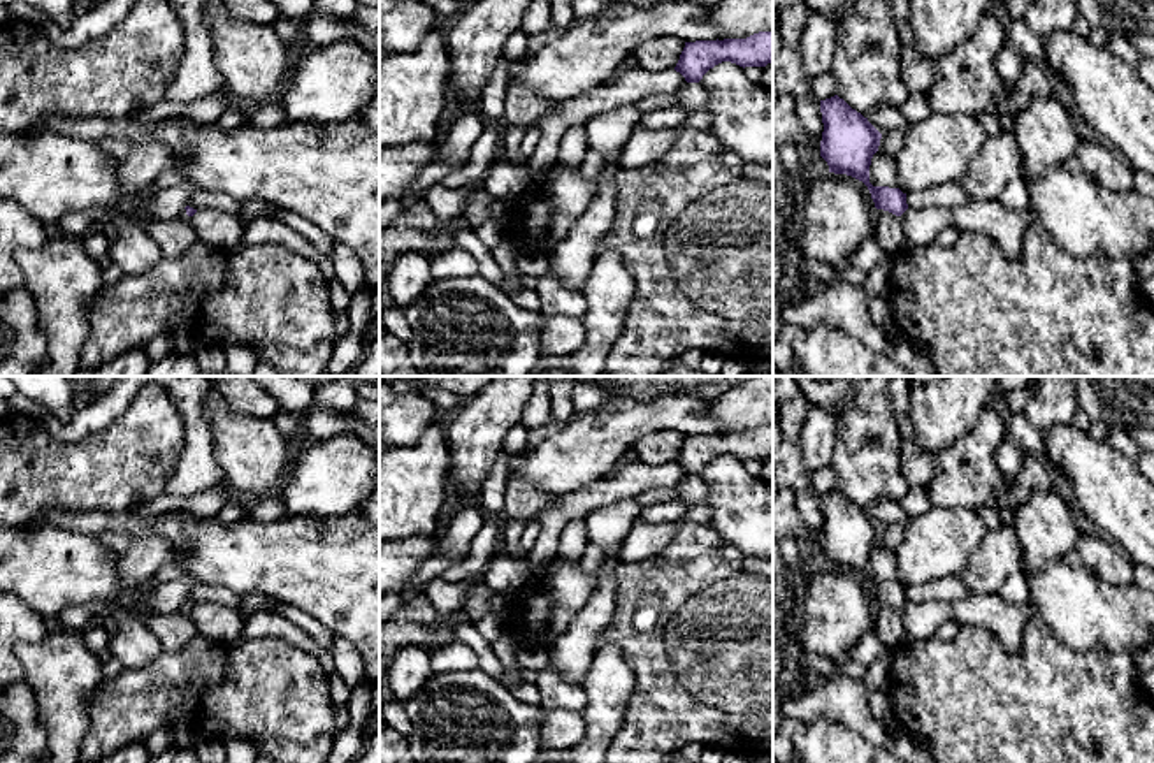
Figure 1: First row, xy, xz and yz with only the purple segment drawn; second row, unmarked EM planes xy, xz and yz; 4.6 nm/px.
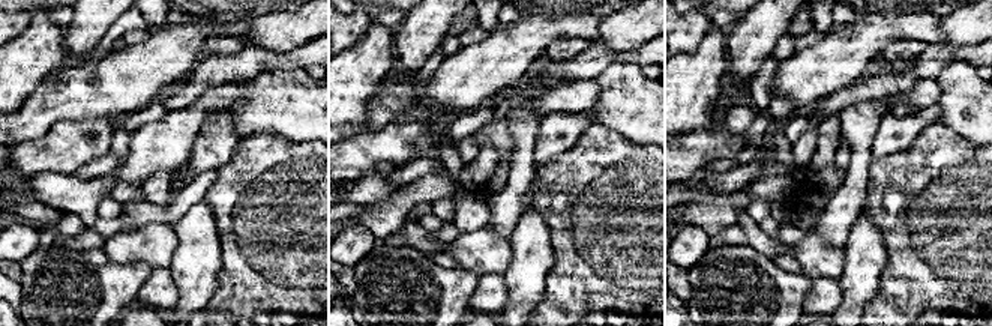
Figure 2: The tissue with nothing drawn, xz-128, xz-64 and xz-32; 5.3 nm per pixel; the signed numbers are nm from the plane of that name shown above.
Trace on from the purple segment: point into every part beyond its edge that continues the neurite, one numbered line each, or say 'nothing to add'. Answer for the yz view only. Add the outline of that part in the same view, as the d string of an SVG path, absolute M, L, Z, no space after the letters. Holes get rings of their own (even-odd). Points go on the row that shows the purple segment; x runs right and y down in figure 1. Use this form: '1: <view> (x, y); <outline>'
nothing to add

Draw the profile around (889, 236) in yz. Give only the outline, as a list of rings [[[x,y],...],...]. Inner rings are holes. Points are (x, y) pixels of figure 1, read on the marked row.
[[[876,209],[873,239],[880,250],[889,255],[896,255],[903,246],[906,246],[899,216]]]

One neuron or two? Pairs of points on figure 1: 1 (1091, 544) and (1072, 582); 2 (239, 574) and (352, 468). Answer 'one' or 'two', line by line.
1: two
2: two

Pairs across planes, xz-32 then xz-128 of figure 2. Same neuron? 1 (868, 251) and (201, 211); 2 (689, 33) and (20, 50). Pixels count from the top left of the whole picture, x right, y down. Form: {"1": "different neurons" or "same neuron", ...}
{"1": "same neuron", "2": "different neurons"}

